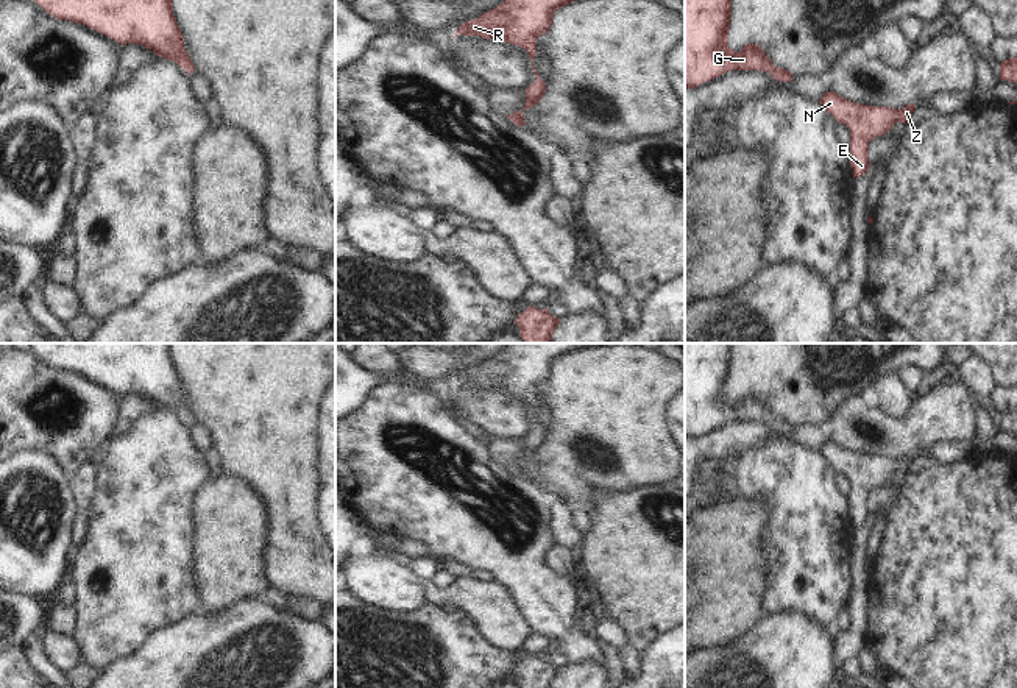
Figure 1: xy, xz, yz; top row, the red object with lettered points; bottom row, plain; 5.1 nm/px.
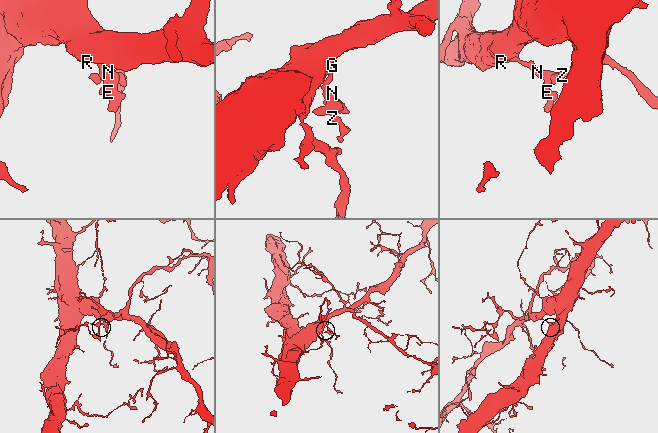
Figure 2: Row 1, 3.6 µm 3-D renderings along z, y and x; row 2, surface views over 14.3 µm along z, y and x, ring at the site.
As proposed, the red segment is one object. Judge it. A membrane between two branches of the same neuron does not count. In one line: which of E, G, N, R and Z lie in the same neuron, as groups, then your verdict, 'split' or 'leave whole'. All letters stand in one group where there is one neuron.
E G N R Z | leave whole

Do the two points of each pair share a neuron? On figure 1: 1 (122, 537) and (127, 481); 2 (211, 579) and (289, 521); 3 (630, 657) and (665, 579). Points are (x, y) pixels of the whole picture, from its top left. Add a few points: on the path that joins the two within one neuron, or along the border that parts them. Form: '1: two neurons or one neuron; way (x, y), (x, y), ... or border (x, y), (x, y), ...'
1: one neuron; way (127, 523), (127, 495)
2: two neurons; border (265, 498), (270, 517), (269, 570)
3: two neurons; border (629, 645), (640, 656)

